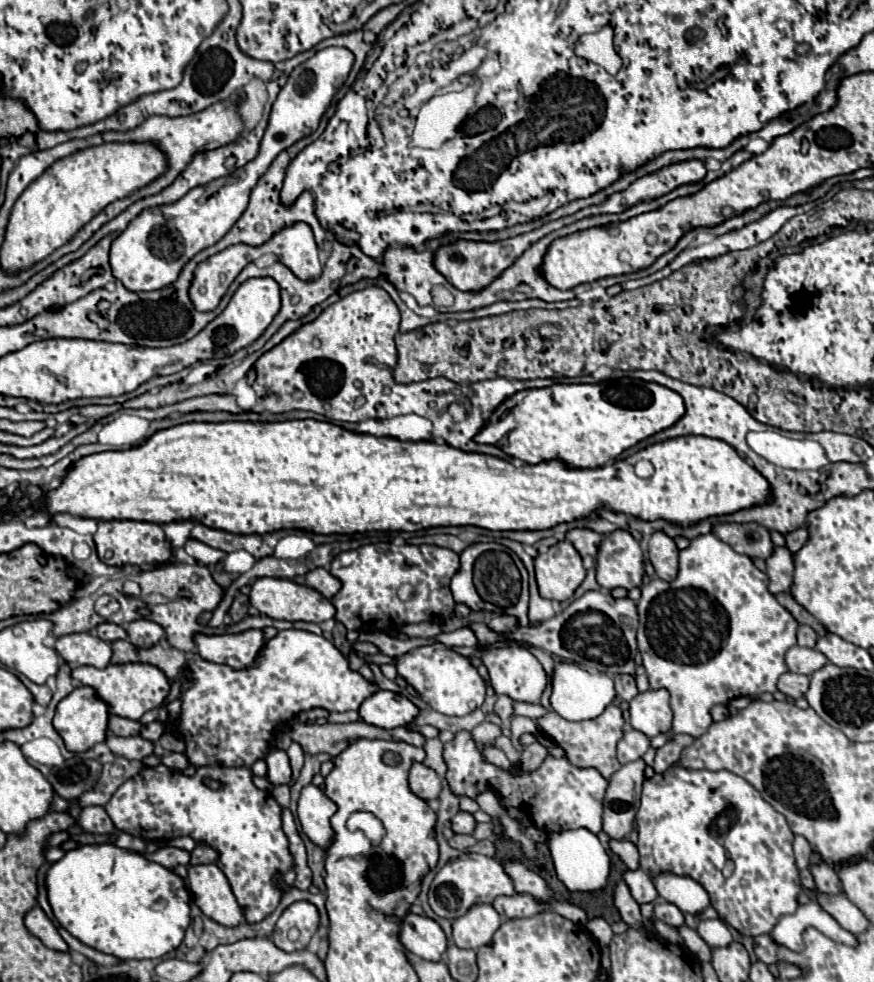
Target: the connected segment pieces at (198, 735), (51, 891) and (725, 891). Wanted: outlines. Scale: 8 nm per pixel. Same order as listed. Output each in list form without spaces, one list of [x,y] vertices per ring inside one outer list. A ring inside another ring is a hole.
[[[296,629],[280,631],[274,639],[266,641],[266,647],[260,651],[260,655],[258,655],[258,659],[256,659],[256,665],[254,665],[252,669],[232,671],[232,669],[226,667],[226,665],[216,665],[216,663],[210,663],[210,661],[204,661],[204,659],[198,657],[196,663],[190,665],[190,671],[192,671],[192,675],[190,675],[192,687],[182,695],[182,717],[178,719],[178,737],[184,739],[184,743],[186,743],[186,755],[188,755],[188,759],[190,759],[190,765],[194,765],[194,767],[214,765],[216,761],[218,761],[220,765],[226,765],[226,767],[250,767],[256,759],[264,759],[268,747],[274,745],[272,733],[278,733],[278,731],[280,731],[280,729],[278,729],[280,721],[288,721],[288,719],[296,717],[296,713],[308,711],[308,709],[314,709],[314,707],[322,707],[322,709],[326,709],[326,711],[340,711],[340,713],[342,713],[342,711],[350,711],[350,709],[358,709],[364,699],[368,699],[370,695],[374,695],[374,693],[380,689],[378,683],[370,683],[370,681],[366,681],[358,671],[350,669],[348,659],[334,647],[332,641],[328,641],[328,639],[320,637],[320,635],[314,635],[314,633],[308,633],[308,631],[296,631]]]
[[[82,845],[68,851],[46,873],[48,901],[58,923],[78,941],[102,953],[126,959],[160,959],[174,951],[190,925],[190,893],[184,881],[158,863],[150,863],[140,853],[118,849],[116,845]]]
[[[672,765],[666,773],[644,781],[642,805],[638,825],[638,851],[640,869],[646,873],[670,871],[676,875],[688,875],[696,879],[710,895],[712,907],[718,919],[732,925],[740,935],[764,935],[770,933],[780,915],[794,913],[798,909],[798,895],[804,893],[800,883],[800,871],[796,867],[792,841],[794,833],[786,819],[762,799],[762,795],[742,777],[730,771],[690,771],[680,765]],[[732,859],[732,875],[722,875],[722,863]]]

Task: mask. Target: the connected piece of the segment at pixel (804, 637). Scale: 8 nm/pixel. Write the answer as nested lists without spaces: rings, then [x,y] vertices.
[[[808,625],[798,627],[798,645],[814,647],[816,641],[818,641],[818,635],[816,635],[816,631],[812,627],[808,627]]]

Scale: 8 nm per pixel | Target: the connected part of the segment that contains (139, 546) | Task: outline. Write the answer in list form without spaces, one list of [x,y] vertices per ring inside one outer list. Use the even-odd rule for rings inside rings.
[[[100,521],[98,531],[94,533],[94,543],[98,549],[98,557],[116,567],[124,565],[162,565],[172,559],[172,549],[170,543],[162,531],[160,525],[156,523],[142,523],[142,521]]]

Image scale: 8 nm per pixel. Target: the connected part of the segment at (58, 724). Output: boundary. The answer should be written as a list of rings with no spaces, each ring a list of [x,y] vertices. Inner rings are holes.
[[[76,687],[66,699],[62,699],[56,707],[56,717],[54,717],[54,727],[58,735],[64,739],[64,745],[72,753],[84,753],[92,749],[96,743],[106,741],[106,731],[108,731],[108,717],[110,717],[110,707],[94,695],[94,689],[90,687]]]

